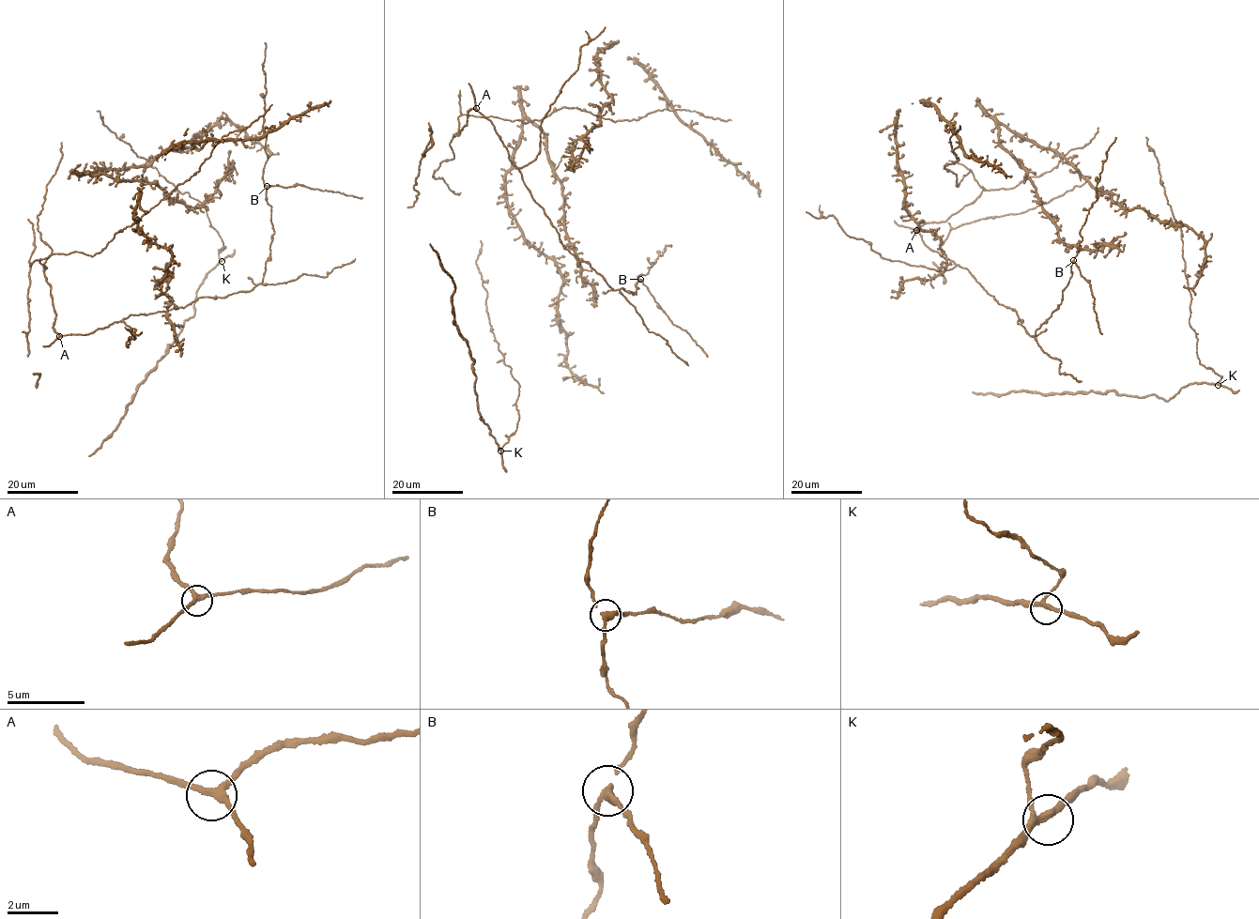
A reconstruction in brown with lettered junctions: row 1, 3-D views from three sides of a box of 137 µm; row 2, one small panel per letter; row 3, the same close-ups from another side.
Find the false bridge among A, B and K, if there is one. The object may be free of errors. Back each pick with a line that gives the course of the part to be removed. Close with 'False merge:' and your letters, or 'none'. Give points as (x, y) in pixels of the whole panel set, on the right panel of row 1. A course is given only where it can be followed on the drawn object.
B: course (1073, 260), (1089, 283), (1102, 334)
False merge: B

